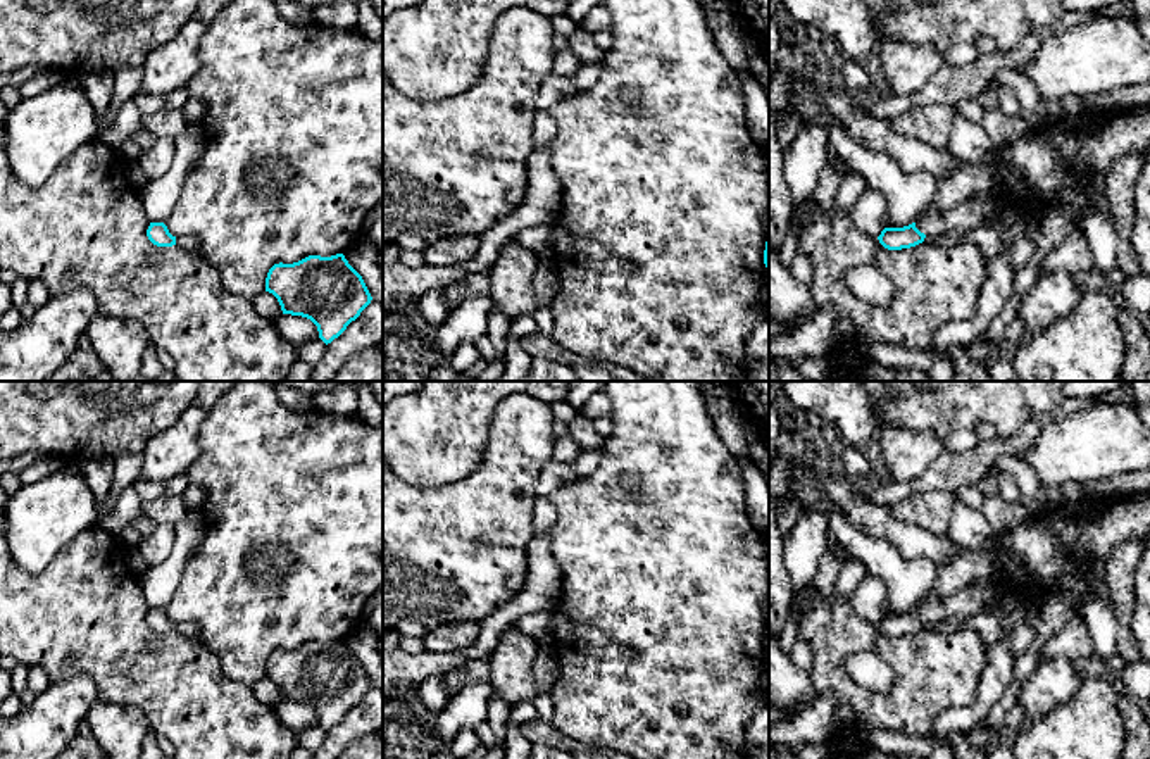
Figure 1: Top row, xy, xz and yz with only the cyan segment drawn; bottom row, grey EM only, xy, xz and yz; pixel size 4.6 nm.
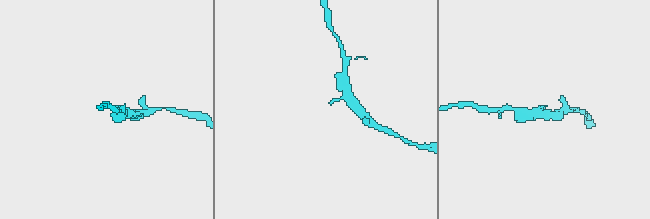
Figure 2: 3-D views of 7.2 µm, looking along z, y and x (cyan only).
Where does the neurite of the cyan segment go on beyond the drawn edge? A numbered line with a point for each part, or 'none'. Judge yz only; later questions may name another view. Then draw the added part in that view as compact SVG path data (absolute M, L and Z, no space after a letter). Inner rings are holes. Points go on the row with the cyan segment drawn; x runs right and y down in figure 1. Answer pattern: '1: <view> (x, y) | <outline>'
1: yz (974, 213) | M979 197L967 200L948 212L922 217L916 221L916 228L926 236L936 236L957 228L995 224L998 214L1000 212L993 197Z

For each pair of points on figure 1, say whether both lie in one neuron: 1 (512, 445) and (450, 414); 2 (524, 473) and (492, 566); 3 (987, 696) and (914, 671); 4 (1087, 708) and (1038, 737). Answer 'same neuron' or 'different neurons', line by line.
1: different neurons
2: same neuron
3: different neurons
4: same neuron

